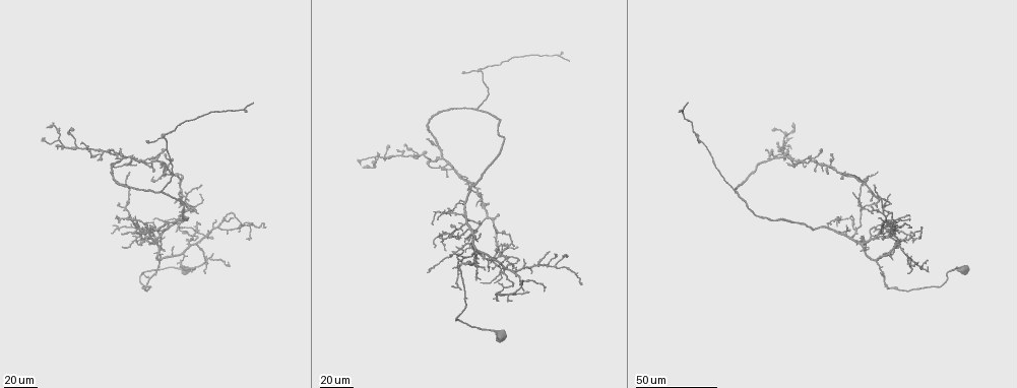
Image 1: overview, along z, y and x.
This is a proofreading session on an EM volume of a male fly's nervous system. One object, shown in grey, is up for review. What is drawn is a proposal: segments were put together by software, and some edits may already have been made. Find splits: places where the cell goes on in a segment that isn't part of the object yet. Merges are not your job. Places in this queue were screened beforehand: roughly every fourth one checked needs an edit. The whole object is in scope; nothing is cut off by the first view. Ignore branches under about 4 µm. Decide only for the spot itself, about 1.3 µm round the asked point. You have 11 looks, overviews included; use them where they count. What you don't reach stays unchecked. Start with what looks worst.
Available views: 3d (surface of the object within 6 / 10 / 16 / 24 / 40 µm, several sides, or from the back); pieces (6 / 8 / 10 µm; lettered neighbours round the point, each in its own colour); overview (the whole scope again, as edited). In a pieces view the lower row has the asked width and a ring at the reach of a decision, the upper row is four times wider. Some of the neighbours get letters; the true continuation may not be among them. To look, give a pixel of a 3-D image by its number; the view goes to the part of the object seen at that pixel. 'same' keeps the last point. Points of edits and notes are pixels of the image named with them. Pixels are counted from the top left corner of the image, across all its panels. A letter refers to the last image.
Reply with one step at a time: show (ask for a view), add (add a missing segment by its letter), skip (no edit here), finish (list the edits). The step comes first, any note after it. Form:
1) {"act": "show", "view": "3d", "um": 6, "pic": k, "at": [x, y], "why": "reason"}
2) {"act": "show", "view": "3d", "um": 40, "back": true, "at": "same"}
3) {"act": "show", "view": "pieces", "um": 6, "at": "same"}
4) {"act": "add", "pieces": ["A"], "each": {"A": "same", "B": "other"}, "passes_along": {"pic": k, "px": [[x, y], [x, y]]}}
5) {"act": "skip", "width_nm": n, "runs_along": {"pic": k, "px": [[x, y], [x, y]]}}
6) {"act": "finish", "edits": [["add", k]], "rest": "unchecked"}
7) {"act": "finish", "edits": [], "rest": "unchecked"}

{"act": "show", "view": "3d", "um": 24, "pic": 1, "at": [174, 204], "why": "an open end"}

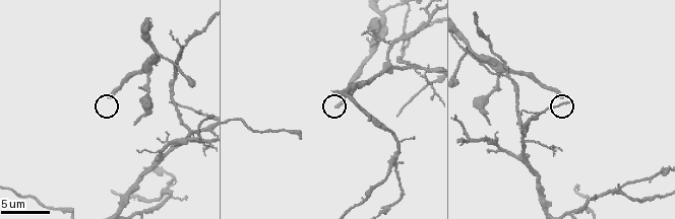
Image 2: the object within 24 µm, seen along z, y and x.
{"act": "show", "view": "pieces", "um": 10, "pic": 2, "at": [107, 96], "why": "see the neighbours"}

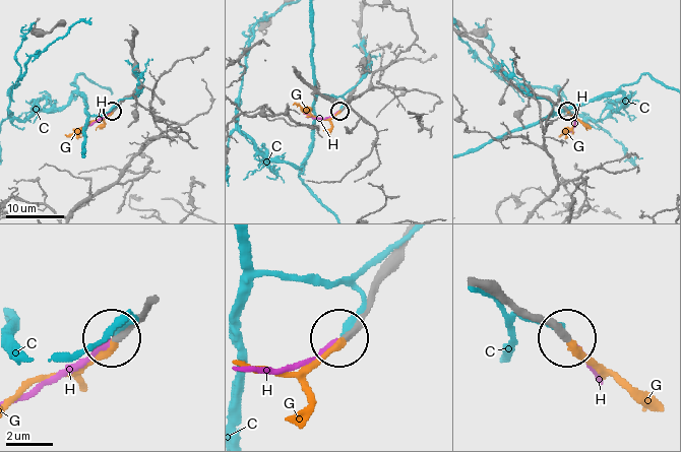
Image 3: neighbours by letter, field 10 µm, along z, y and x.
{"act": "add", "pieces": ["G"], "width_nm": 280, "each": {"C": "other", "G": "same", "H": "other"}, "passes_along": {"pic": 3, "px": [[388, 277], [362, 322], [309, 365], [286, 374], [245, 367]]}, "found": "it goes on there"}

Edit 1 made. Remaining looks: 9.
{"act": "show", "view": "overview"}

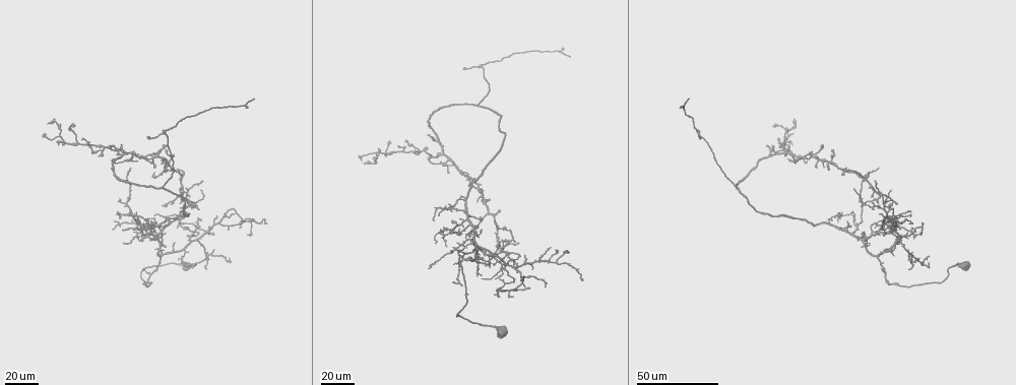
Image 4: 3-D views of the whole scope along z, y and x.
{"act": "show", "view": "3d", "um": 40, "pic": 4, "at": [482, 276], "why": "an open end"}

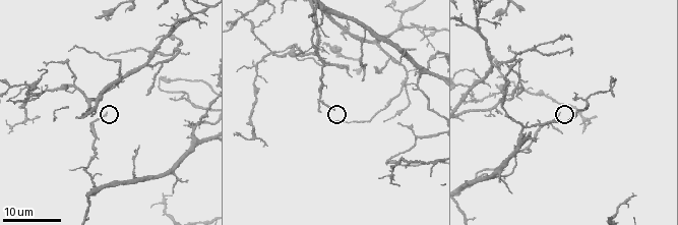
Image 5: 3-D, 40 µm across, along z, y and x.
{"act": "show", "view": "pieces", "um": 10, "pic": 5, "at": [560, 113]}

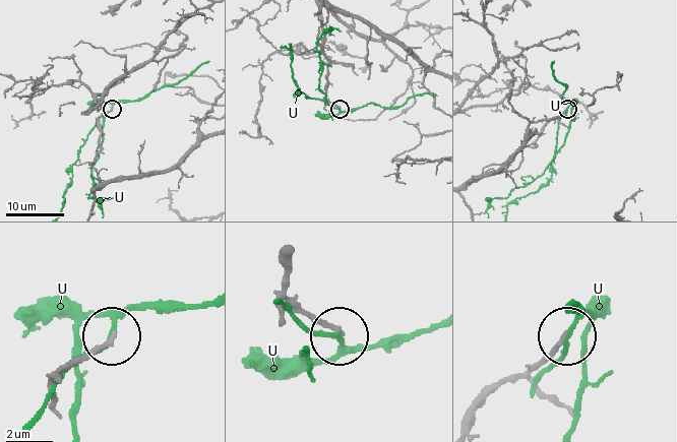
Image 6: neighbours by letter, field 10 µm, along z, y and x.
{"act": "skip", "each": {"U": "other"}, "runs_along": {"pic": 6, "px": [[59, 380], [110, 337]]}, "found": "none of them fits"}

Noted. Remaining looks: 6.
{"act": "show", "view": "3d", "um": 40, "pic": 4, "at": [119, 198], "why": "tapers out"}

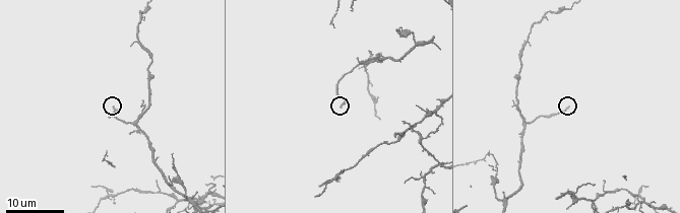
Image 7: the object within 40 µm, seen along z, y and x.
{"act": "show", "view": "pieces", "um": 10, "pic": 7, "at": [339, 108], "why": "see the neighbours"}

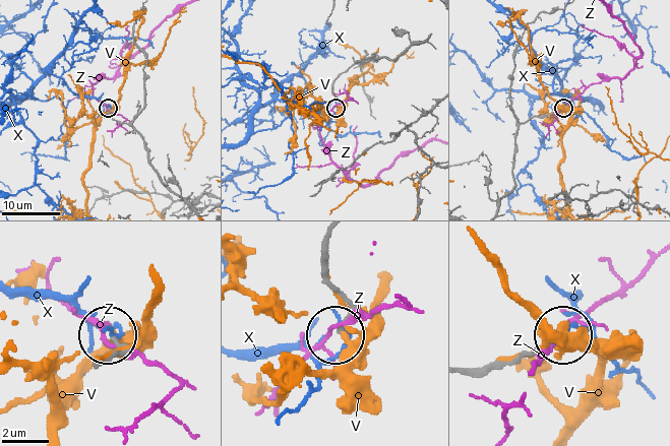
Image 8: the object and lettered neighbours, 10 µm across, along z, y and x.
{"act": "skip", "each": {"V": "other", "X": "other", "Z": "other"}, "found": "none of them fits"}

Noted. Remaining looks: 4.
{"act": "show", "view": "3d", "um": 40, "pic": 4, "at": [98, 155], "why": "tapers out"}

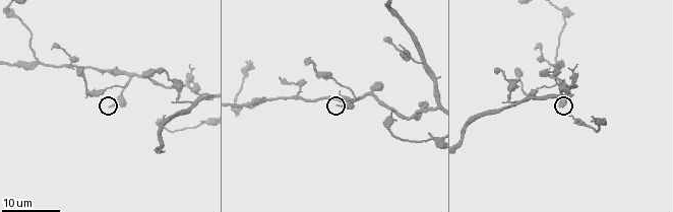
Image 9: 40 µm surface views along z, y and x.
{"act": "show", "view": "pieces", "um": 6, "pic": 9, "at": [336, 104]}

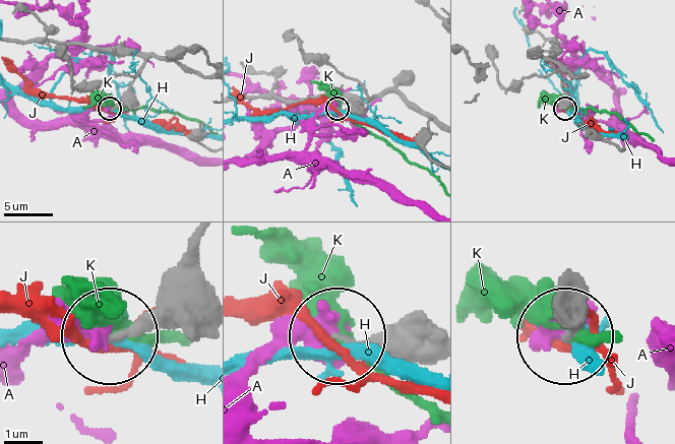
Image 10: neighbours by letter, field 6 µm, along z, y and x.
{"act": "skip", "each": {"A": "other", "H": "other", "J": "other", "K": "other"}, "runs_along": {"pic": 10, "px": [[198, 241], [186, 270], [111, 335]]}, "found": "none of them fits"}

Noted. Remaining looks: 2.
{"act": "show", "view": "3d", "um": 40, "pic": 4, "at": [831, 150], "why": "branch stops here"}

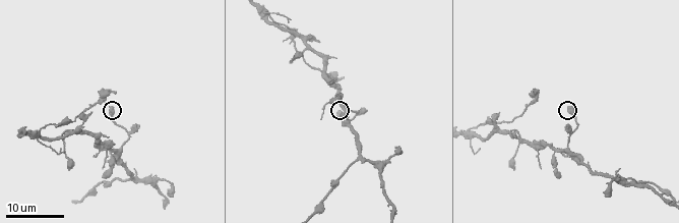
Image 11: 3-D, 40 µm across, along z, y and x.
{"act": "show", "view": "pieces", "um": 8, "pic": 11, "at": [113, 109], "why": "what lies round it"}

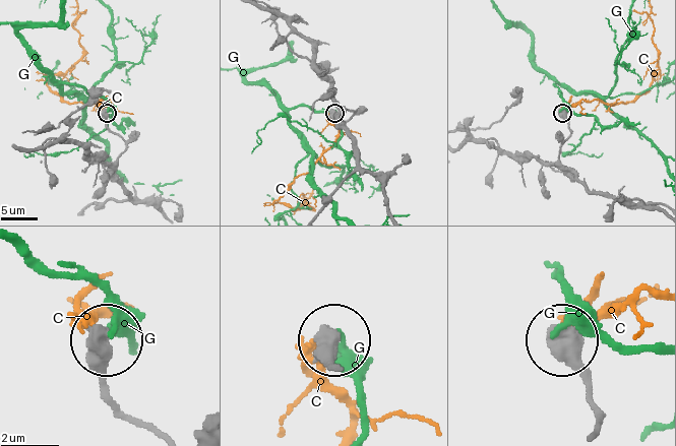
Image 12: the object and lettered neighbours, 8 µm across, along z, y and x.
{"act": "skip", "each": {"C": "other", "G": "other"}, "runs_along": {"pic": 12, "px": [[157, 434], [128, 418], [109, 388], [106, 339]]}, "found": "none of them fits"}

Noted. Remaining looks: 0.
{"act": "finish", "edits": [["add", 3]], "rest": "unchecked"}

